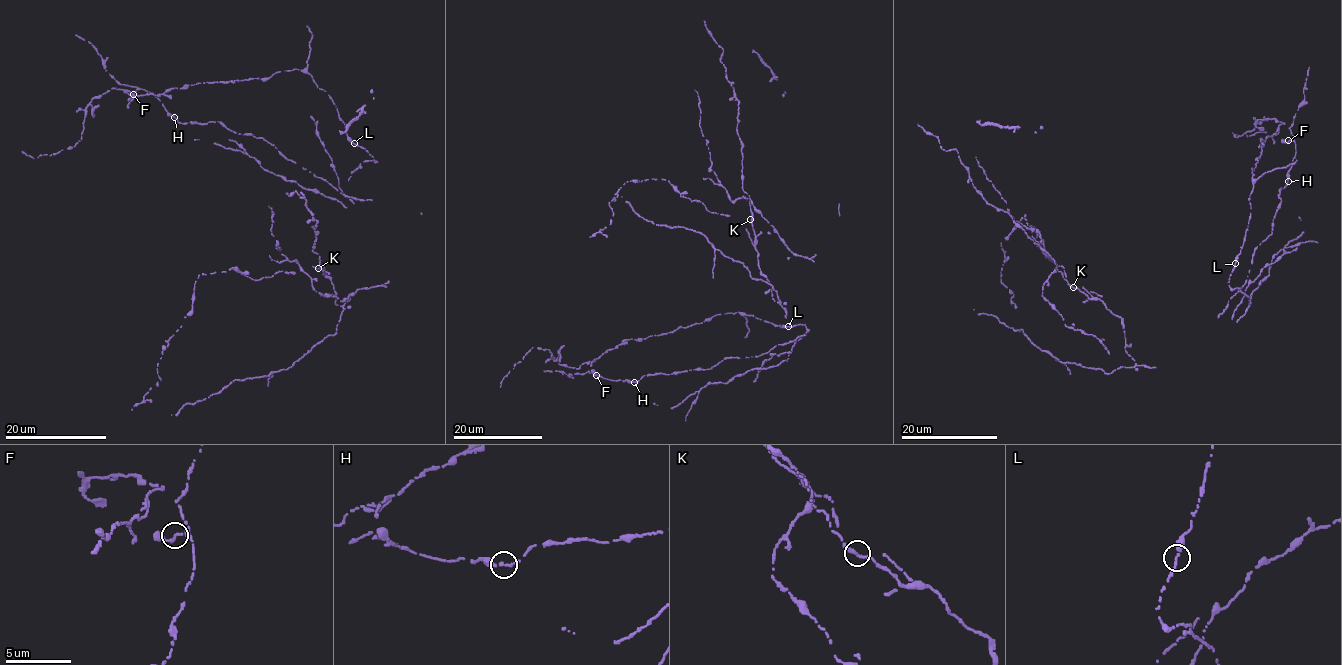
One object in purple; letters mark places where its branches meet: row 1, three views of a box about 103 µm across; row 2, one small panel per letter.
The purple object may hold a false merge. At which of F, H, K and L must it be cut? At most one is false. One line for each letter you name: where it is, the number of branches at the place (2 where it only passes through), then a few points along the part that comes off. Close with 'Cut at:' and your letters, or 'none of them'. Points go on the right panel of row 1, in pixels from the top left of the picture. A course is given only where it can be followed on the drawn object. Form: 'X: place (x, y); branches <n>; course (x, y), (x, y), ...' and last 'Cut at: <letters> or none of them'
Cut at: none of them

